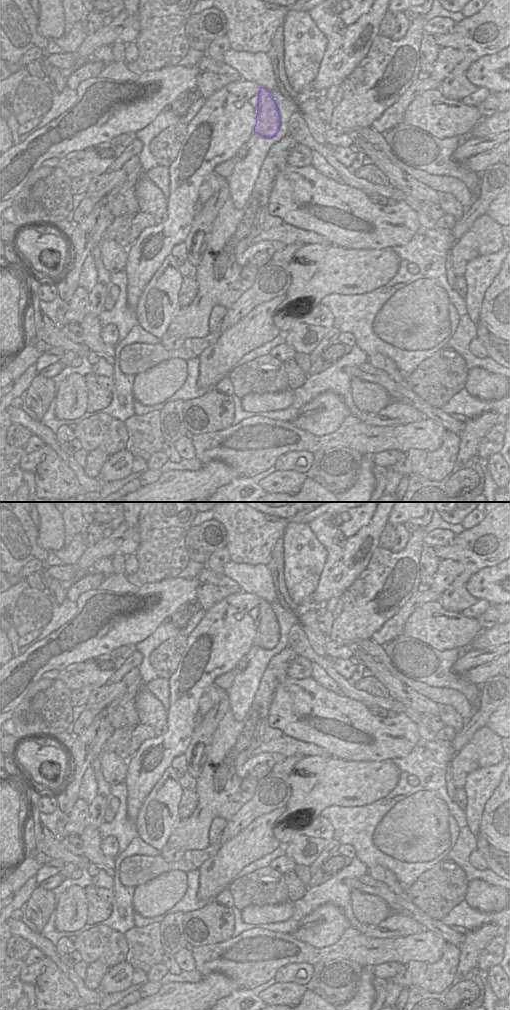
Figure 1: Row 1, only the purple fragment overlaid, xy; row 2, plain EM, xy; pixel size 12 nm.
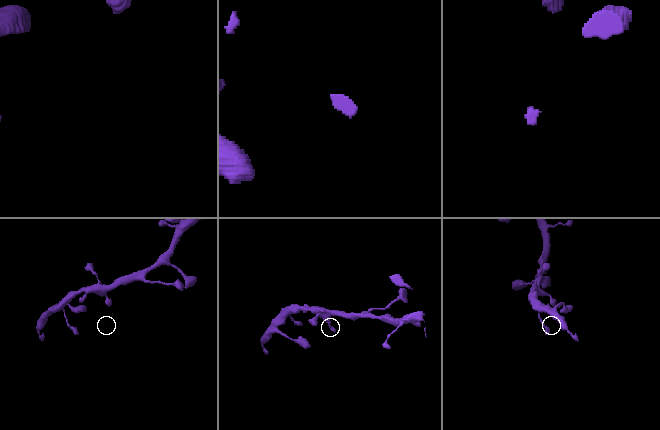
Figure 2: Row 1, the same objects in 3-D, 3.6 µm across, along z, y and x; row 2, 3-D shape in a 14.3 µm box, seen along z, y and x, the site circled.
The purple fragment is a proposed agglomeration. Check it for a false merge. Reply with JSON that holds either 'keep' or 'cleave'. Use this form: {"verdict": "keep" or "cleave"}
{"verdict": "keep"}

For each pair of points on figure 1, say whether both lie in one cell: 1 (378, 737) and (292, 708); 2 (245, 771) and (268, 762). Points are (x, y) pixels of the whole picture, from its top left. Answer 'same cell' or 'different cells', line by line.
1: same cell
2: same cell

